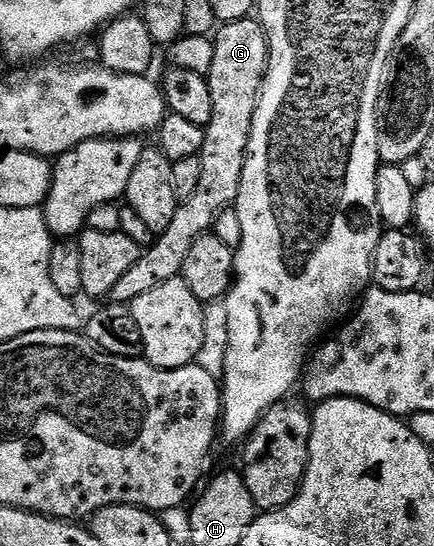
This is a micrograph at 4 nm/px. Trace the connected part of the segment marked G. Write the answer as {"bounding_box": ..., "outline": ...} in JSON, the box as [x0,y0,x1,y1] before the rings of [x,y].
{"bounding_box":[108,18,270,305],"outline":[[[257,18],[241,19],[235,23],[223,23],[213,36],[216,57],[212,57],[212,69],[208,76],[212,93],[212,121],[207,125],[204,149],[201,153],[200,185],[196,193],[176,209],[172,225],[161,232],[148,250],[116,281],[108,296],[109,302],[129,305],[136,297],[144,297],[148,289],[164,285],[164,281],[179,278],[182,266],[196,241],[213,228],[222,211],[229,211],[238,200],[240,177],[246,160],[248,141],[252,133],[252,117],[256,113],[258,94],[266,68],[270,66],[270,42]]]}

